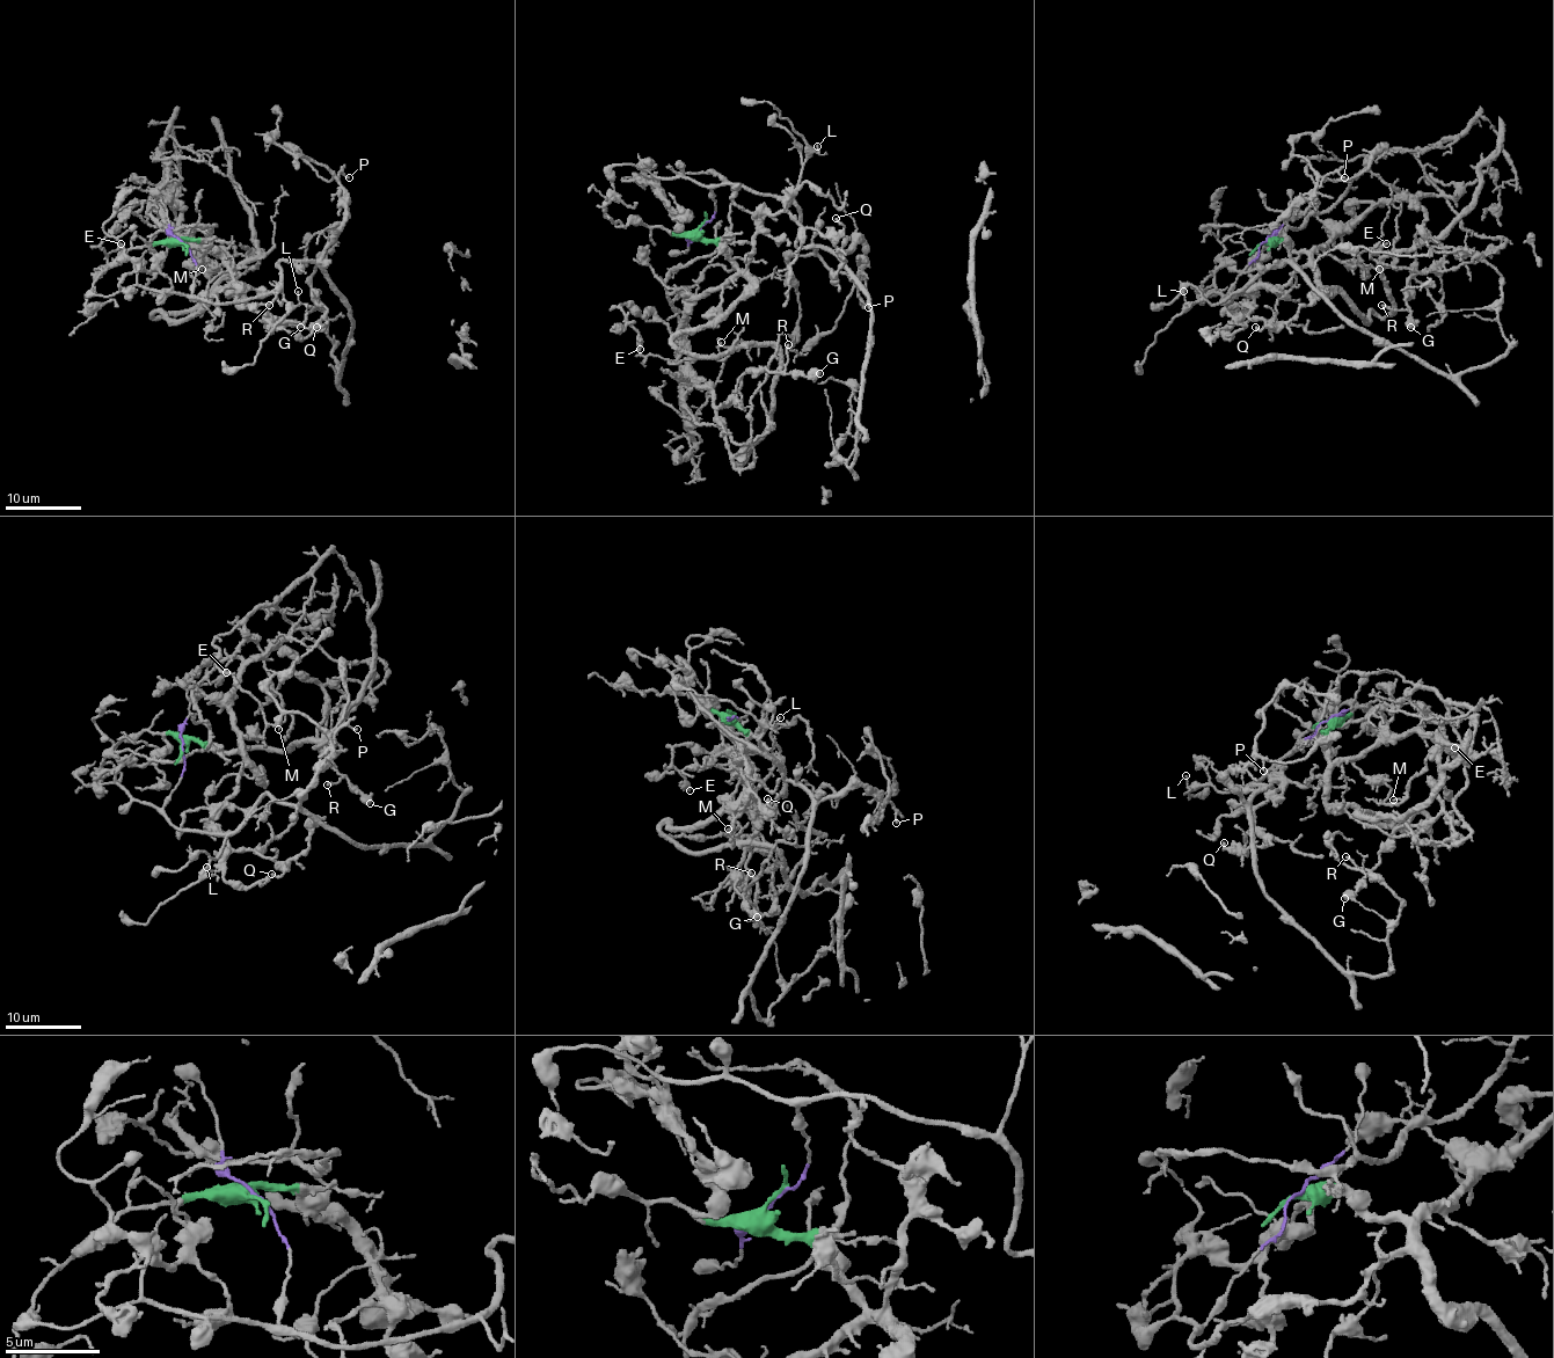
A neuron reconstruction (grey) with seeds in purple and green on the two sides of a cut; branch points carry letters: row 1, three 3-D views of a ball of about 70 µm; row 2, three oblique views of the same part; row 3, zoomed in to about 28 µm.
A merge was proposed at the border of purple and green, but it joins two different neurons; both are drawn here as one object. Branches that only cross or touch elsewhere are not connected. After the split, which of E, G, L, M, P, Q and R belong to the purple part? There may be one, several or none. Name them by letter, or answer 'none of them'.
L, P

